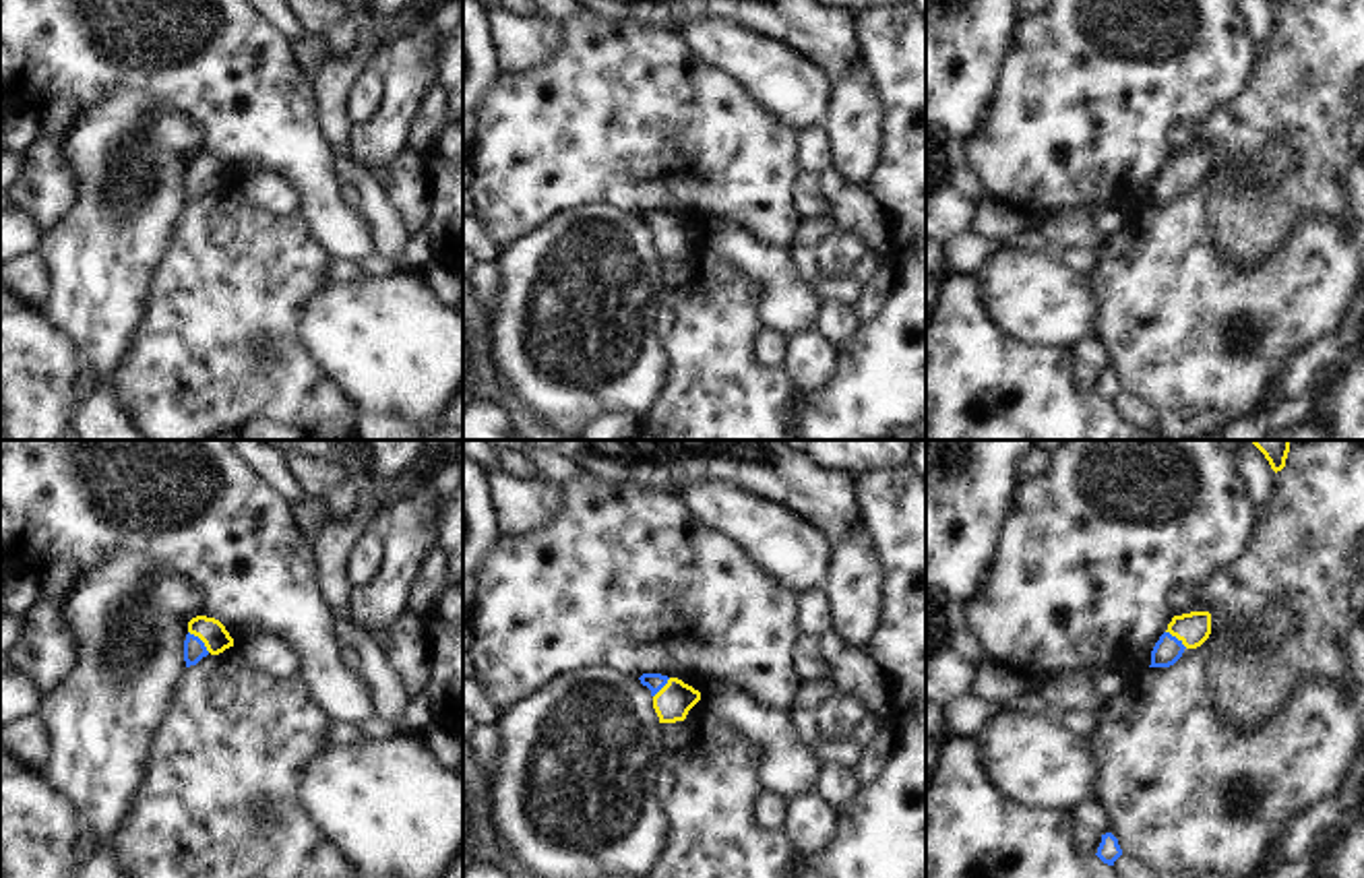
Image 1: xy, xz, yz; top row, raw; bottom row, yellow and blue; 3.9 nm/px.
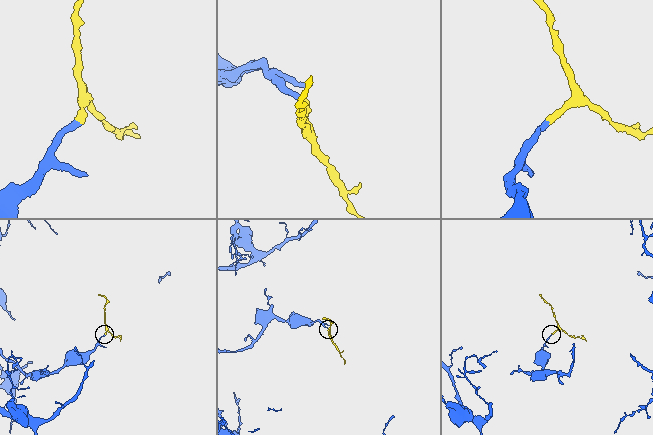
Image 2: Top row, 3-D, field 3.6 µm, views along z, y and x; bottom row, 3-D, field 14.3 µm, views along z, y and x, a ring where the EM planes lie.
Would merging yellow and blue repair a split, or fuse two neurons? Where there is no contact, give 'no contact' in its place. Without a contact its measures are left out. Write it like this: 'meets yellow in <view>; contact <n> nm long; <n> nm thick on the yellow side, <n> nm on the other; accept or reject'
meets yellow in xy; contact 120 nm long; 100 nm thick on the yellow side, 90 nm on the other; accept

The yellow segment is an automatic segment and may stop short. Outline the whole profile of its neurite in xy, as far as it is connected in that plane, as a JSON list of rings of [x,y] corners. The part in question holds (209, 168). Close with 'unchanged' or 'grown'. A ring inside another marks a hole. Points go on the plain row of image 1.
[[[196,153],[188,159],[184,178],[186,205],[196,202],[209,190],[219,192],[229,184],[234,184],[234,176],[219,157]]]; grown

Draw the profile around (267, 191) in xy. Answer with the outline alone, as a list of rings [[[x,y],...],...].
[[[248,171],[234,176],[242,198],[273,217],[289,217],[300,211],[300,198],[291,184],[273,171]]]

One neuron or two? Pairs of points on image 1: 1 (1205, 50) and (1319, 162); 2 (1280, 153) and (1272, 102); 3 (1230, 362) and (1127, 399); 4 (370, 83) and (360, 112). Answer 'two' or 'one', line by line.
1: two
2: two
3: two
4: one

